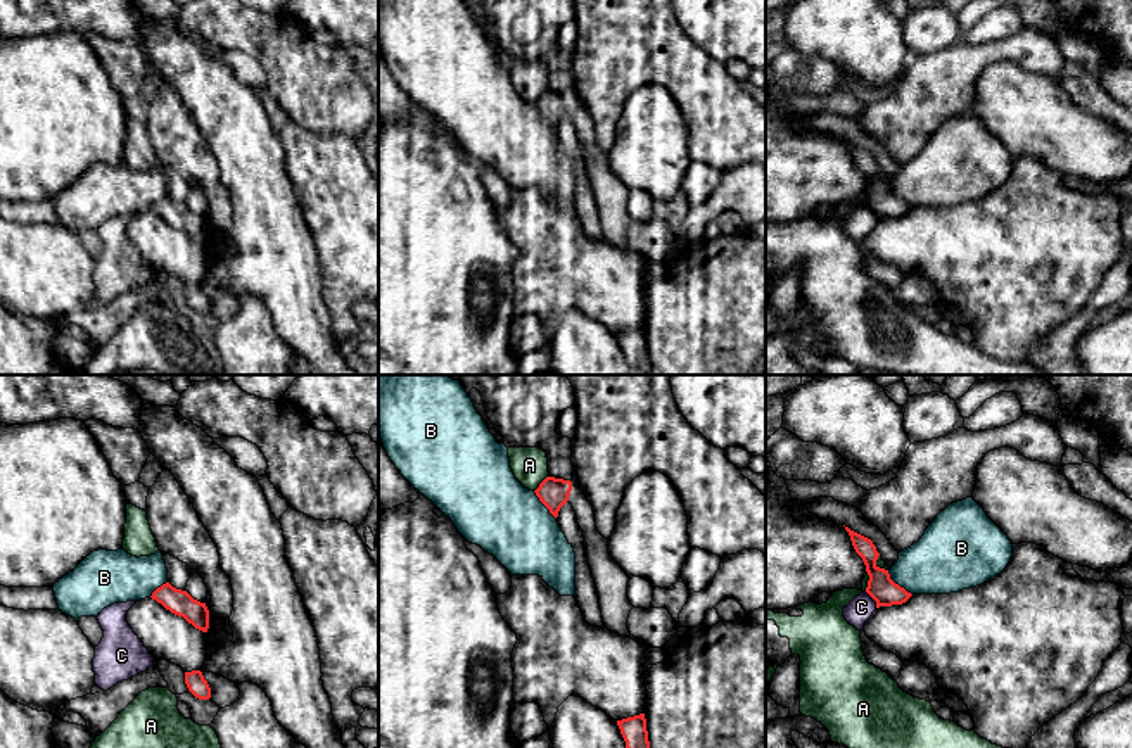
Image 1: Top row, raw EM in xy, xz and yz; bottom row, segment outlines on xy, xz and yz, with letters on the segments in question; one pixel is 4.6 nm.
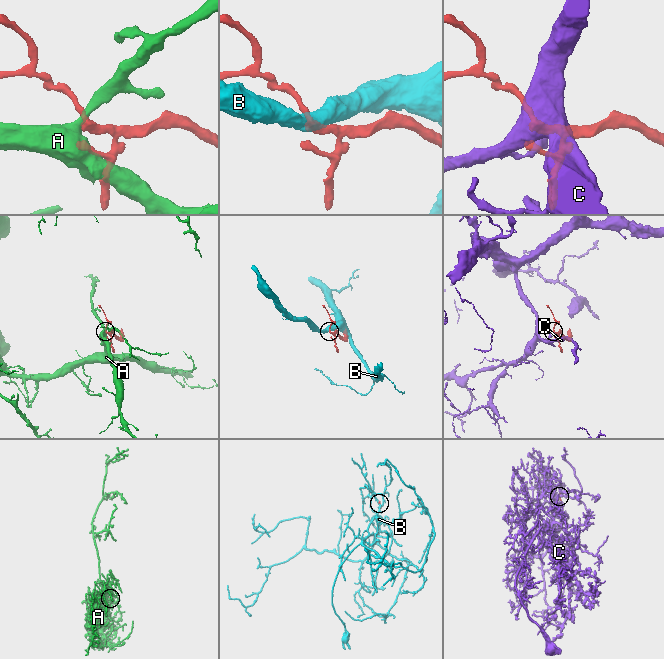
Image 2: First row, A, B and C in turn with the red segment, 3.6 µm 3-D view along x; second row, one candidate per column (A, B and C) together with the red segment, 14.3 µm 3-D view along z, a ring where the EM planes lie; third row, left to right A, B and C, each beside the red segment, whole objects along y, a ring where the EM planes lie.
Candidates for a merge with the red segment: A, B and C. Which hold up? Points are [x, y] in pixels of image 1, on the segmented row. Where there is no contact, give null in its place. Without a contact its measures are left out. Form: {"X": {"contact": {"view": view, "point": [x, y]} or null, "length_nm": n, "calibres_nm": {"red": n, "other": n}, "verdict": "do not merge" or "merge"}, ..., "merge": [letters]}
{"A": {"contact": {"view": "yz", "point": [868, 581]}, "length_nm": 100, "calibres_nm": {"red": 120, "other": 140}, "verdict": "do not merge"}, "B": {"contact": {"view": "yz", "point": [897, 584]}, "length_nm": 170, "calibres_nm": {"red": 120, "other": 300}, "verdict": "do not merge"}, "C": {"contact": {"view": "yz", "point": [873, 598]}, "length_nm": 100, "calibres_nm": {"red": 120, "other": 110}, "verdict": "do not merge"}, "merge": []}

